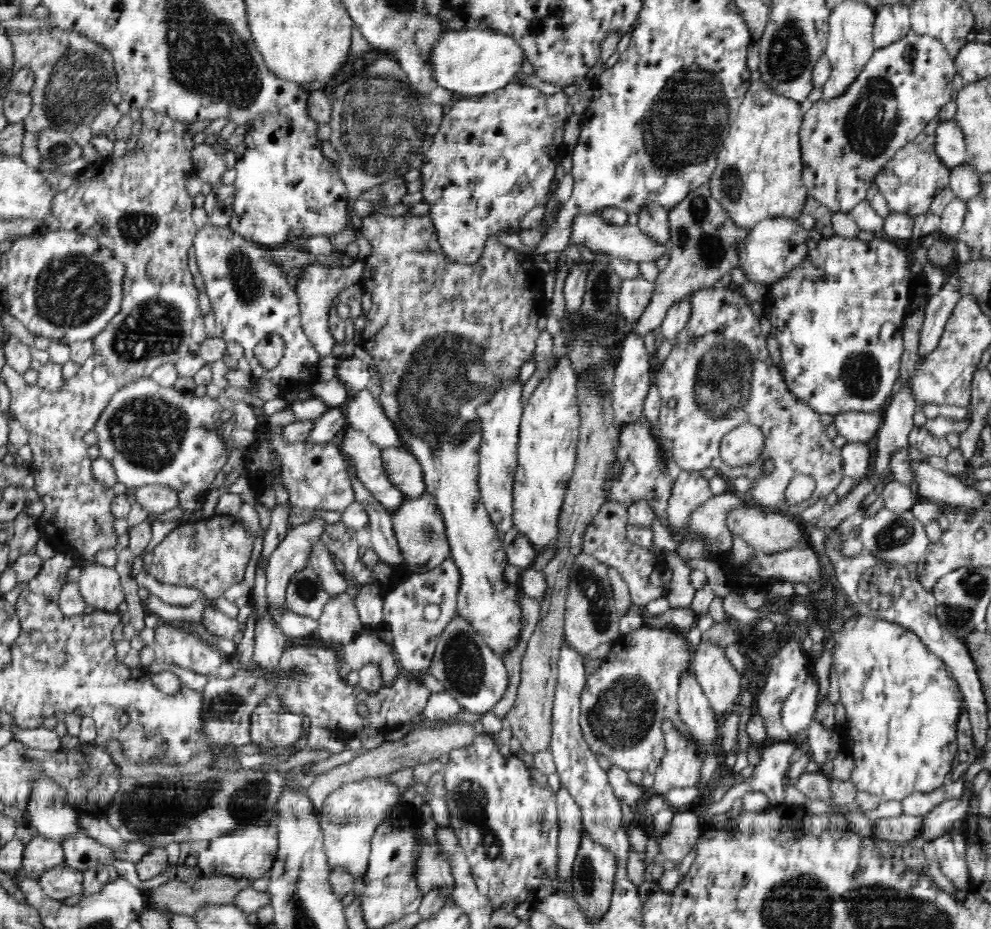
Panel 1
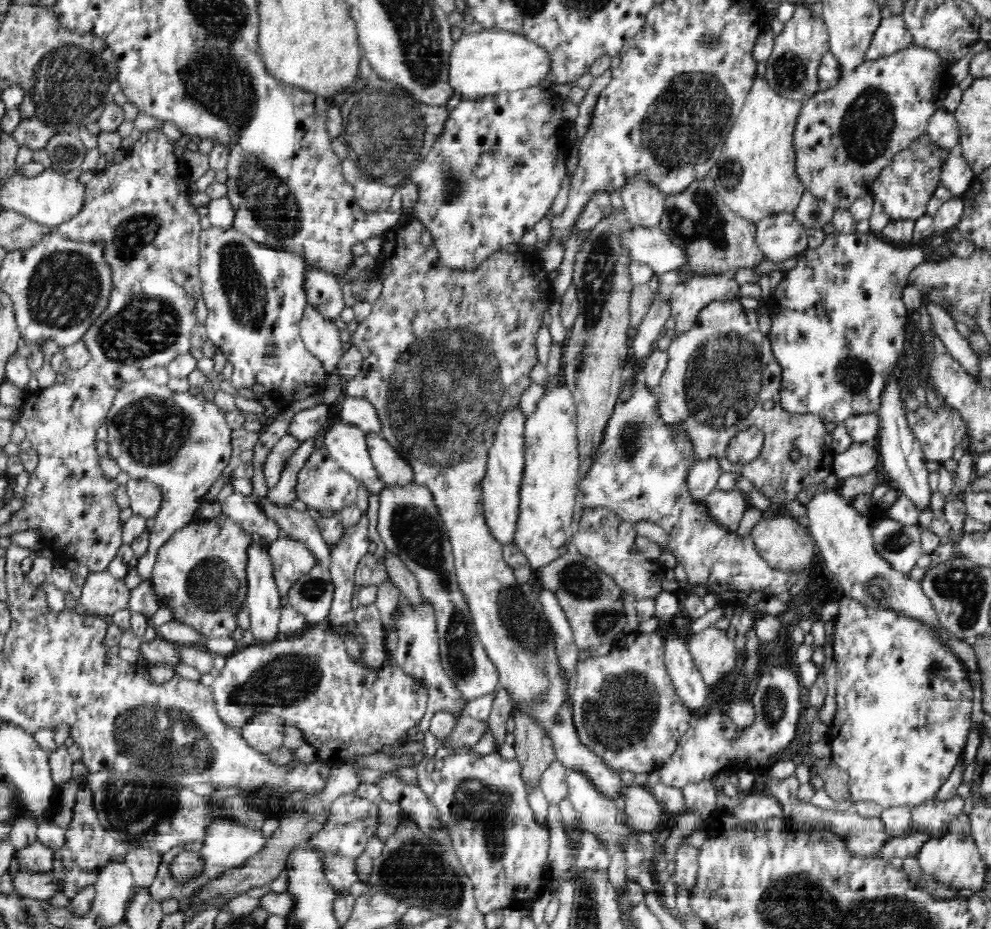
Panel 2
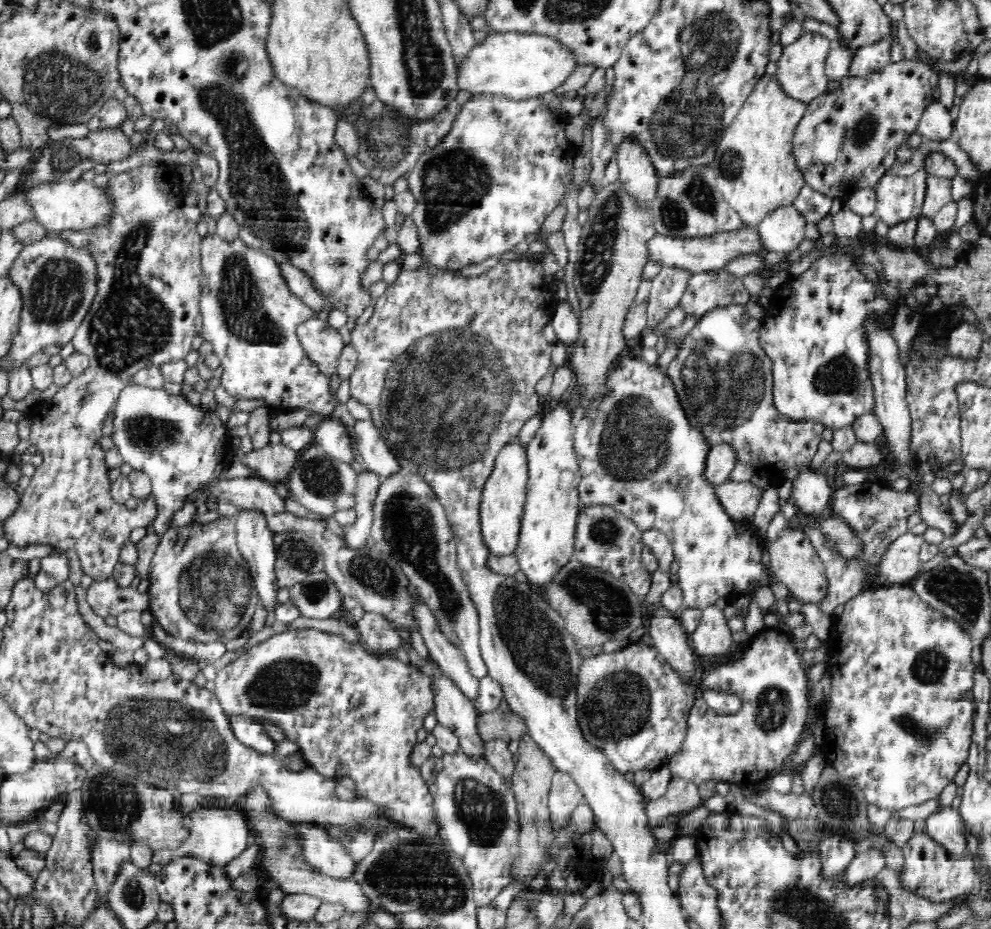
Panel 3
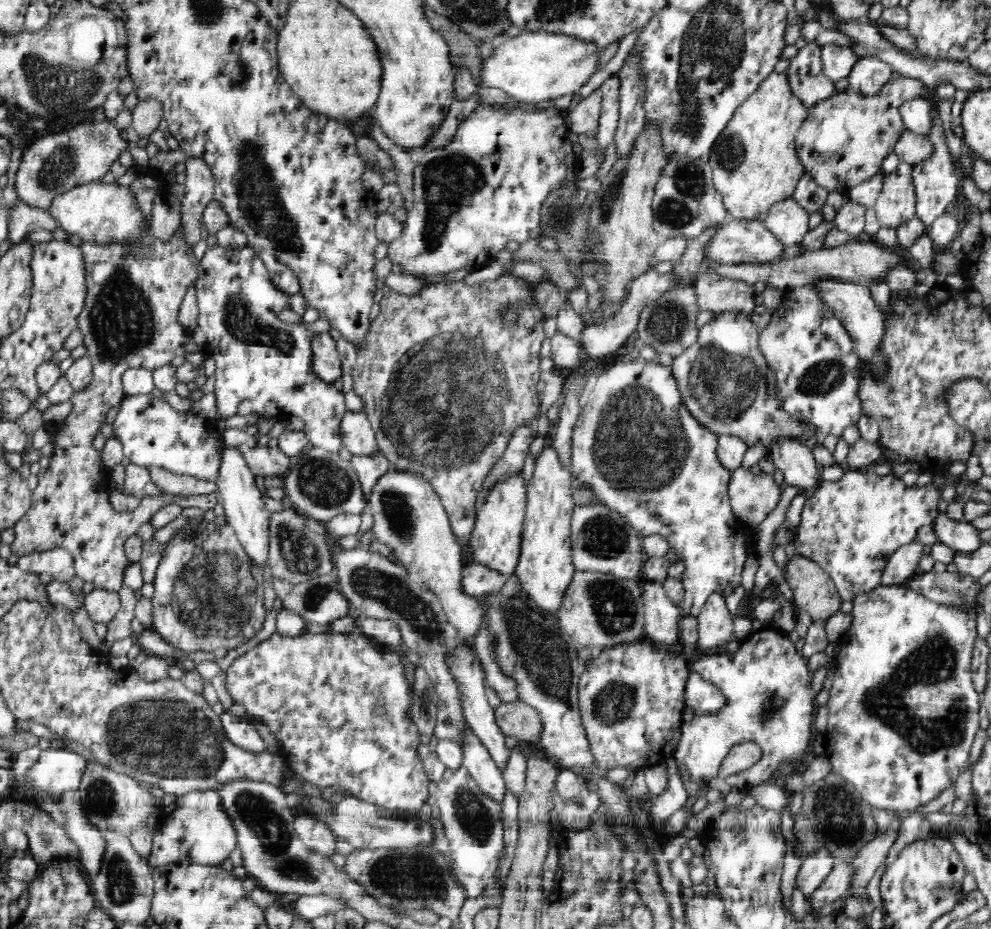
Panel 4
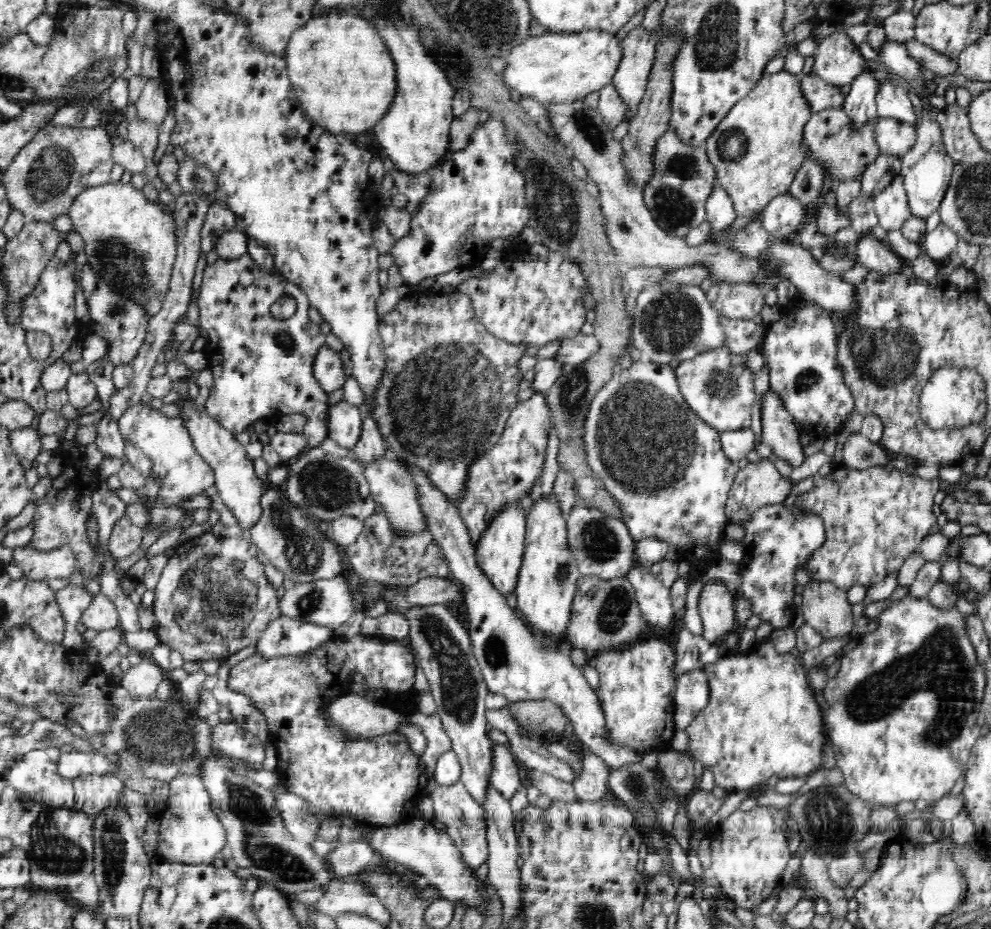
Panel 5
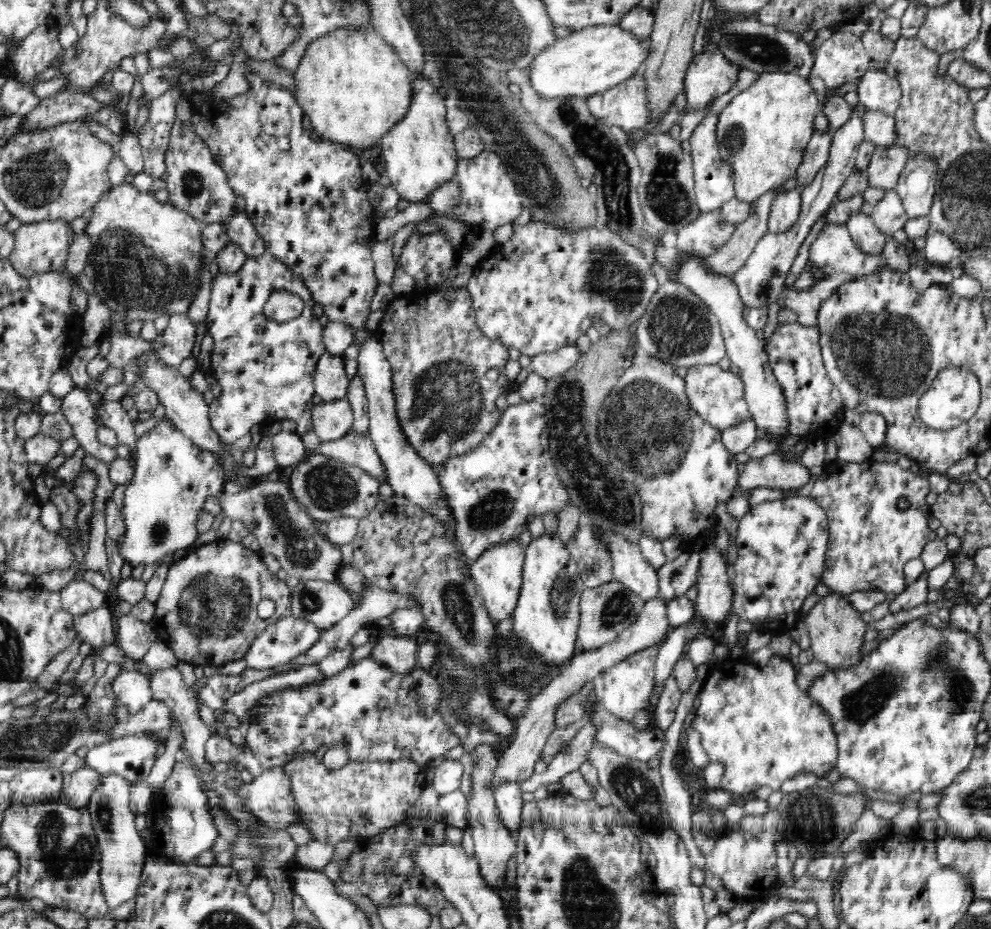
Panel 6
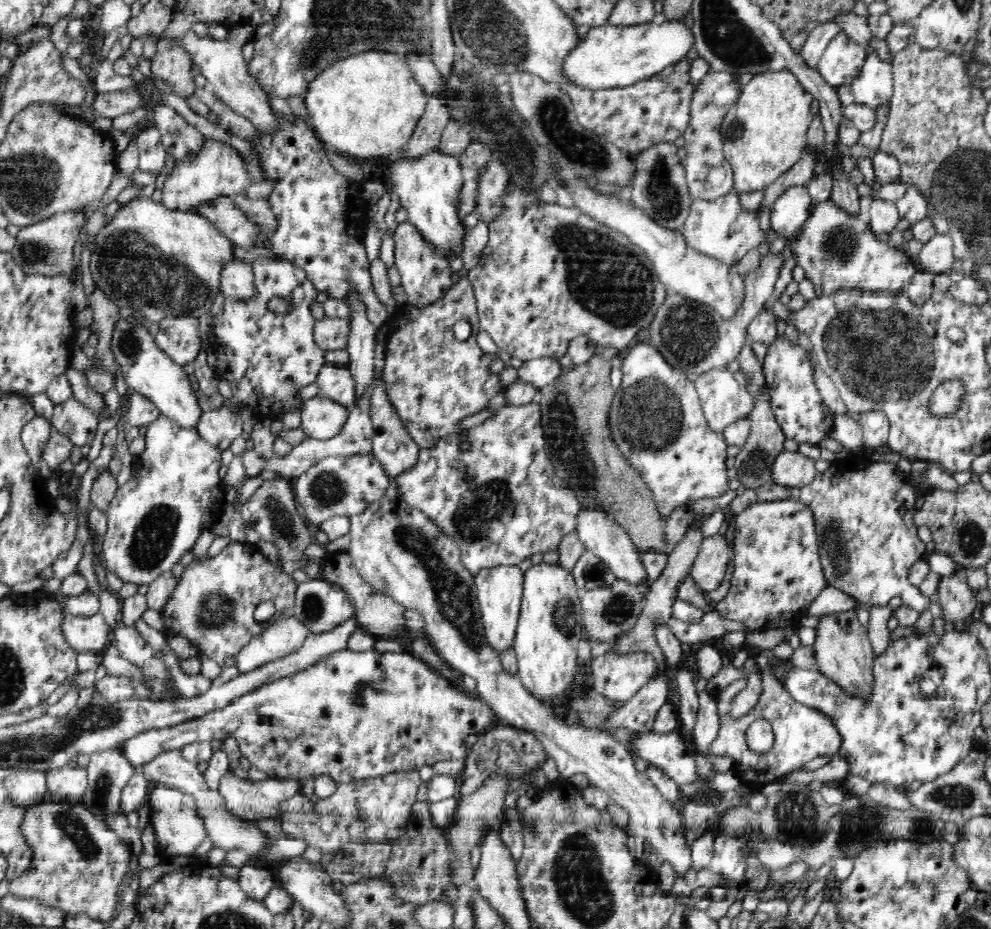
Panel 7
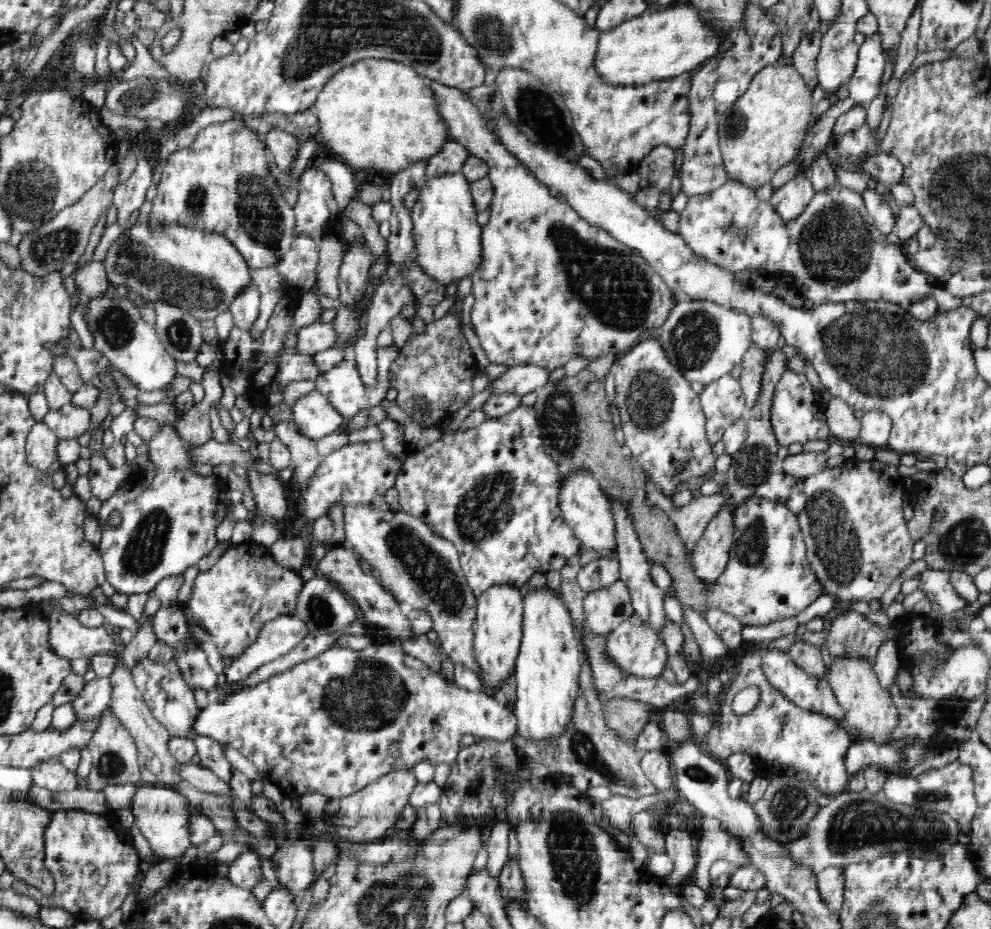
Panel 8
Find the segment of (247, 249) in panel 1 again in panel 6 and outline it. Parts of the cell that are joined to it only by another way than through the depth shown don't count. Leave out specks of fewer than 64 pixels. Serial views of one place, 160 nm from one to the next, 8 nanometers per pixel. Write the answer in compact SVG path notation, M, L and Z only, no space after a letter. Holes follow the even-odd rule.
M264 251L260 256L249 257L238 272L222 274L218 272L216 282L211 284L210 306L204 324L210 336L214 339L211 352L210 370L221 386L221 395L212 400L209 406L211 426L222 442L232 444L242 436L252 432L254 424L264 424L264 420L289 418L296 422L296 432L303 435L313 430L311 410L315 394L313 374L317 362L325 351L323 343L323 326L312 314L313 300L310 290L303 281L282 261L274 258L270 252ZM276 291L286 291L297 294L303 300L303 312L288 322L270 320L263 311L269 296Z

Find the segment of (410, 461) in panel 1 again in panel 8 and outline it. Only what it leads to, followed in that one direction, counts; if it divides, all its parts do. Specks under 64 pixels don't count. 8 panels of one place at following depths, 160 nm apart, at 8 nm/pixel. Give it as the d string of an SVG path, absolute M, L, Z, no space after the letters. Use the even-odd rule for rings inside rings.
M316 389L298 398L291 409L299 434L316 441L337 432L345 422L330 401Z

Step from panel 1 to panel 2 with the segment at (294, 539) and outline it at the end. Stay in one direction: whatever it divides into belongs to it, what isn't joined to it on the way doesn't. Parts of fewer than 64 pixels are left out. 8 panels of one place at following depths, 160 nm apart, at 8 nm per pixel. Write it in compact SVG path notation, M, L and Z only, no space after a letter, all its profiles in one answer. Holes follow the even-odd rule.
M279 537L268 552L274 567L274 580L280 596L286 596L292 585L319 563L311 560L309 550L289 537Z

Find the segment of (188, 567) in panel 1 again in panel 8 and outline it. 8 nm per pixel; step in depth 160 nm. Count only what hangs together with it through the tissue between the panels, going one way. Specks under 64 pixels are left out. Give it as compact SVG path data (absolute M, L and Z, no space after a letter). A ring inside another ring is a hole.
M249 539L242 543L232 544L209 571L197 574L185 616L188 616L190 622L192 620L200 622L214 636L222 658L238 658L244 650L256 642L260 630L264 629L269 621L295 613L298 594L304 583L297 571L278 565L266 547Z

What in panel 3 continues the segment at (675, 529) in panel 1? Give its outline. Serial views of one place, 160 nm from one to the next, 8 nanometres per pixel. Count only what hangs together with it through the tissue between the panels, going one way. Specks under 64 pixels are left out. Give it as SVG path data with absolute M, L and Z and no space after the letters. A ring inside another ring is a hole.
M722 443L711 446L708 450L708 456L706 456L704 477L713 486L723 484L729 480L736 462L734 449L730 448L730 445Z

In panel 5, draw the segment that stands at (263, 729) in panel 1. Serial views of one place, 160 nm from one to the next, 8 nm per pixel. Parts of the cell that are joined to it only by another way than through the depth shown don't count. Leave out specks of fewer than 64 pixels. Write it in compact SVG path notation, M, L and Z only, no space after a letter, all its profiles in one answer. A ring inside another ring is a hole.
M236 722L219 723L214 726L211 737L218 754L228 758L248 759L250 762L265 760L264 743L251 732L240 728Z

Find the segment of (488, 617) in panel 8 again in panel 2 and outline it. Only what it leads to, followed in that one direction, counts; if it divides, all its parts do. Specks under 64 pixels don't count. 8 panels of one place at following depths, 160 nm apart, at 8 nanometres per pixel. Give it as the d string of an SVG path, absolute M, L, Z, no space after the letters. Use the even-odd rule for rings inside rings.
M511 407L502 414L498 428L494 432L494 442L488 450L487 472L481 483L484 517L490 533L498 543L502 544L502 547L515 541L519 516L519 491L525 470L524 424L525 416L520 407Z

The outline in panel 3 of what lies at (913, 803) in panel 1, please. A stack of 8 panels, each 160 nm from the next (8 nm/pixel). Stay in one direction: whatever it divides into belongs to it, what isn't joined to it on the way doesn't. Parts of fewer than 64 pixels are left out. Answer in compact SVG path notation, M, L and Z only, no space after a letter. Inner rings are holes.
M948 806L948 808L939 808L924 820L922 830L936 842L946 847L946 850L948 850L950 854L962 855L966 854L968 850L966 847L966 837L964 836L965 822L959 815L959 809L956 810L951 806Z

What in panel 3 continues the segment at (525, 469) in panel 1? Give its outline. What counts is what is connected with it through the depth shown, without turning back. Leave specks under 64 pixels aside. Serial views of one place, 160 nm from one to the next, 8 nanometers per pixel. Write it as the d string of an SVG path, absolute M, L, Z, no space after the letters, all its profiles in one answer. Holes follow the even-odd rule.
M556 406L541 420L540 428L525 450L529 480L519 542L514 554L519 569L526 574L530 584L542 591L558 570L574 558L575 530L581 503L578 486L582 480L573 449L574 422L573 414L567 408Z

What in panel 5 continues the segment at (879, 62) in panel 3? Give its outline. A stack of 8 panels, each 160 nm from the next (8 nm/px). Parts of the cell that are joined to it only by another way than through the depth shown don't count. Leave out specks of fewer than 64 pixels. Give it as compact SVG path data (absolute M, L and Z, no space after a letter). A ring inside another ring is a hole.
M865 71L851 82L842 109L858 127L872 123L877 116L876 93L881 83L872 72Z

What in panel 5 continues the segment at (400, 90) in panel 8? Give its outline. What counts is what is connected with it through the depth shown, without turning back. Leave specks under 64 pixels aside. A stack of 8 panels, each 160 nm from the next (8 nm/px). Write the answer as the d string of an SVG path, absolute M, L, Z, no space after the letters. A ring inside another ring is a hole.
M326 10L326 14L322 15L320 12L316 16L310 18L309 22L304 27L299 27L291 35L290 43L287 47L287 58L285 59L287 65L287 74L294 87L295 95L298 97L301 107L305 110L305 113L313 120L314 123L322 127L323 130L329 131L334 135L348 135L349 137L356 137L359 134L366 133L369 130L373 130L378 124L379 119L386 114L390 104L394 102L395 94L395 63L391 59L389 50L380 34L375 28L366 20L354 17L346 13L344 10Z

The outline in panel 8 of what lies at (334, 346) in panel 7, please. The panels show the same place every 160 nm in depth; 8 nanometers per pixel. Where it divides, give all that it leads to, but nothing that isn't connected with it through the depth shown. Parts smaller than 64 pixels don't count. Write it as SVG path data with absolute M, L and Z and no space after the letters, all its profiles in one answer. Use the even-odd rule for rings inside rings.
M316 321L299 328L296 346L302 354L316 354L332 347L335 338L336 333L331 322L320 323L320 321Z

